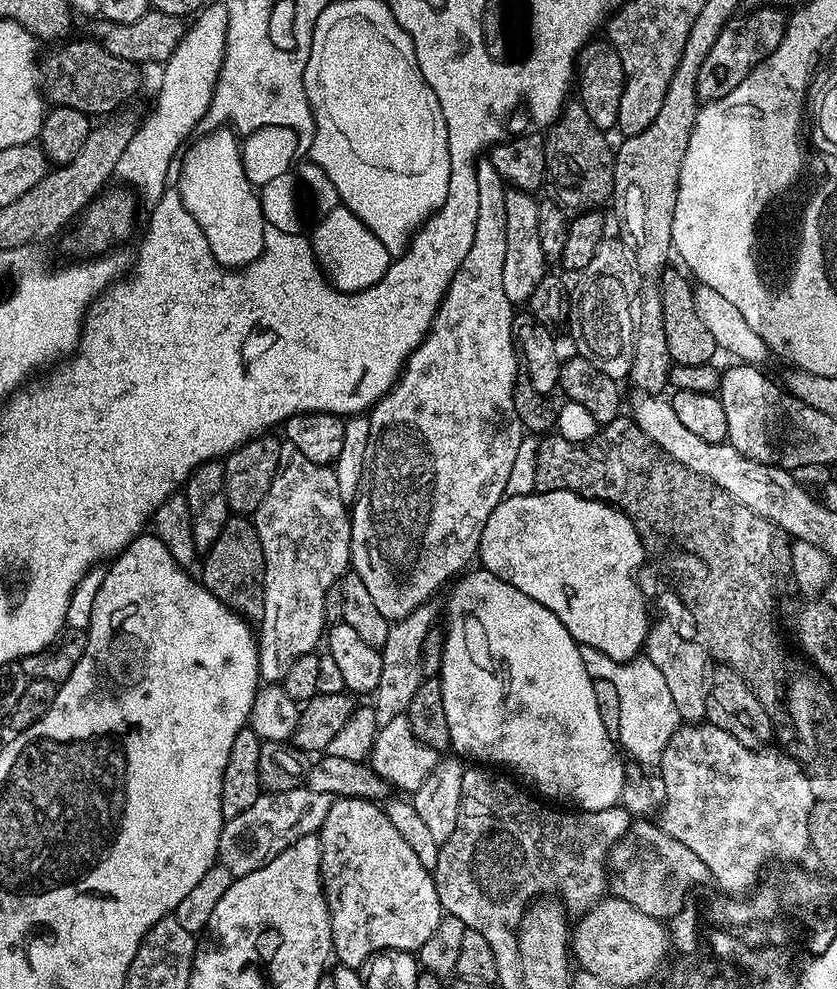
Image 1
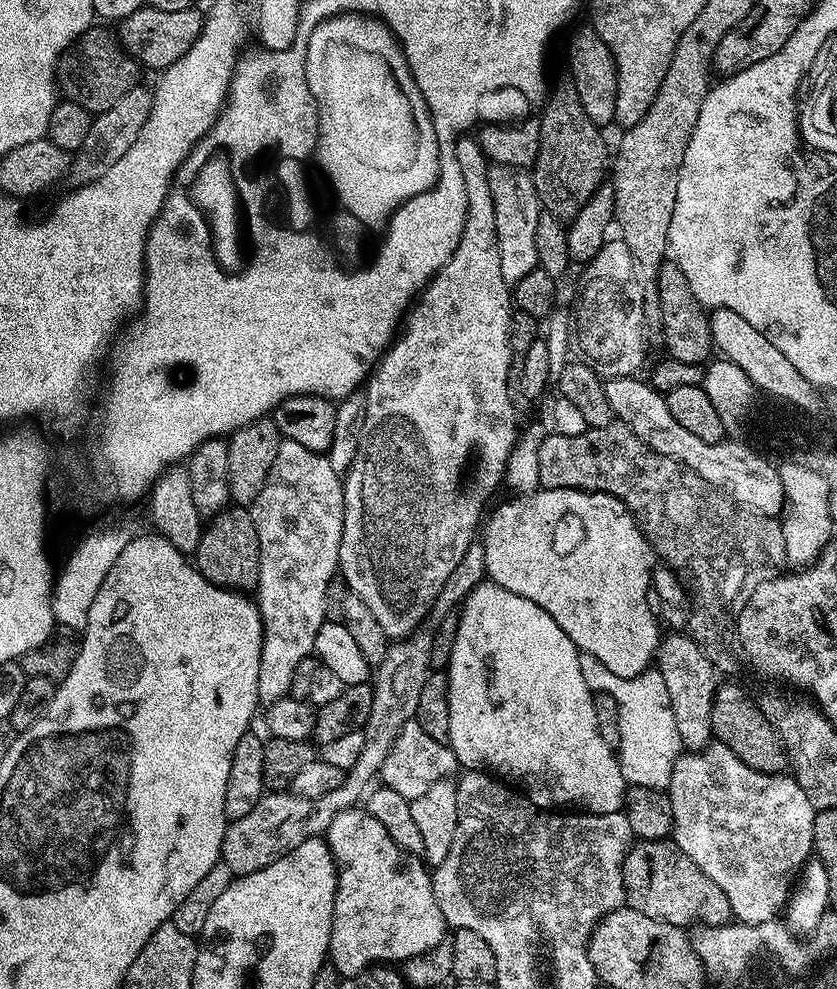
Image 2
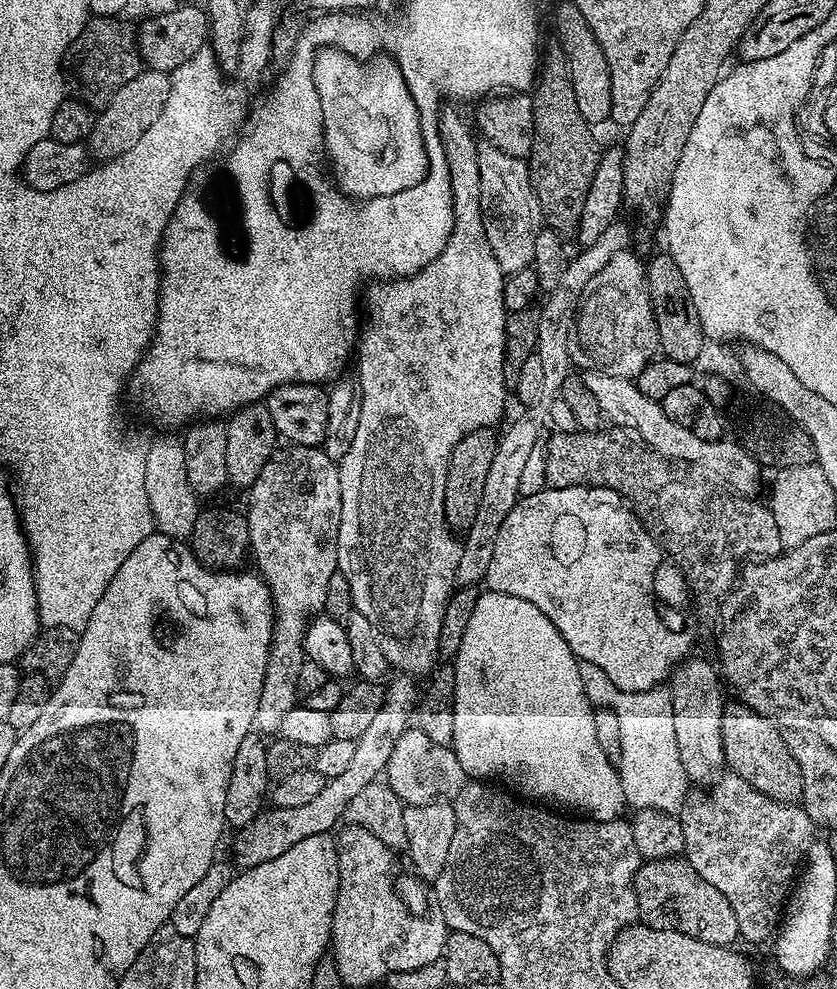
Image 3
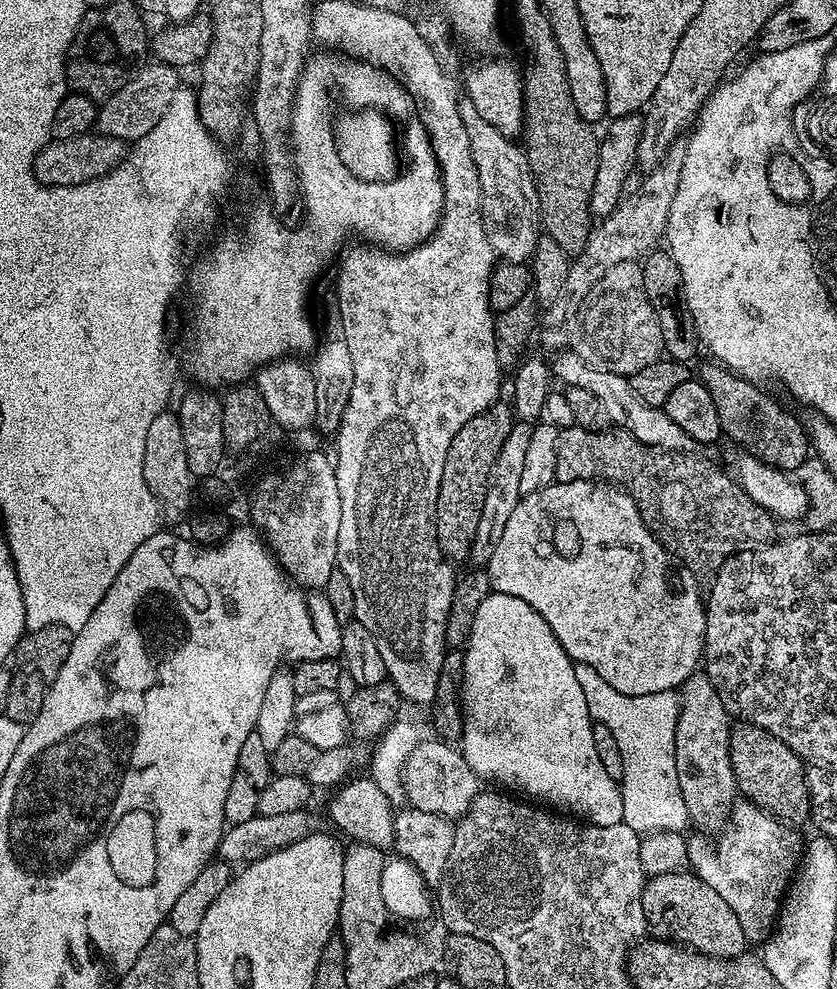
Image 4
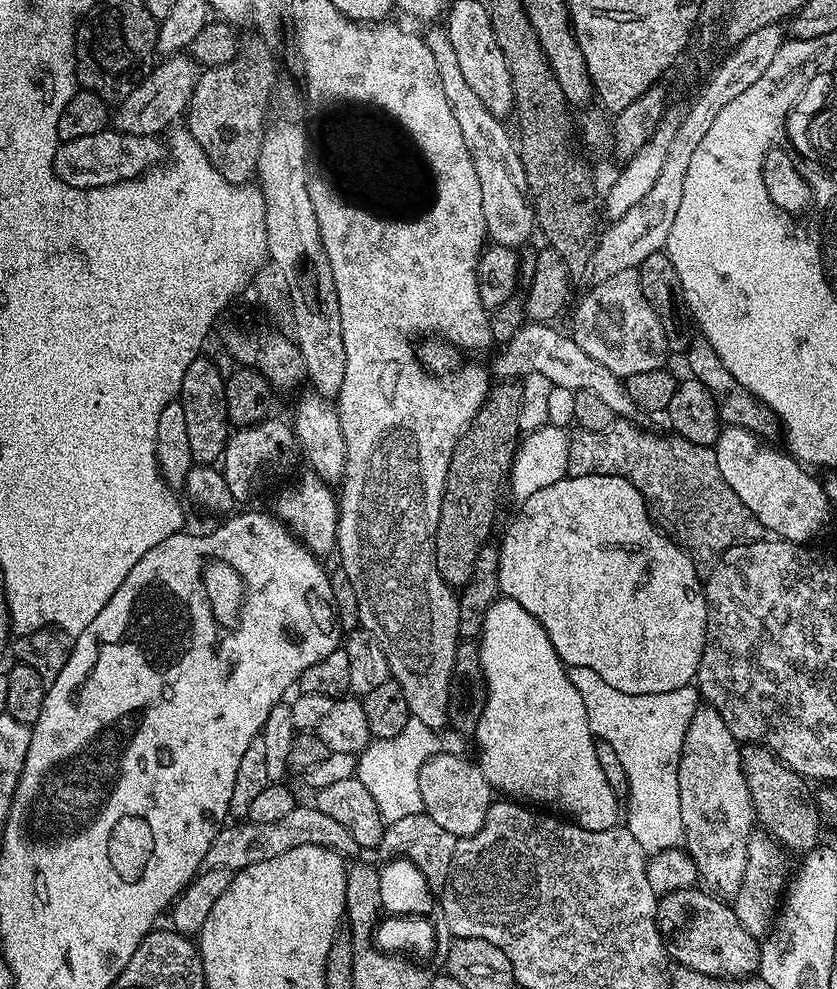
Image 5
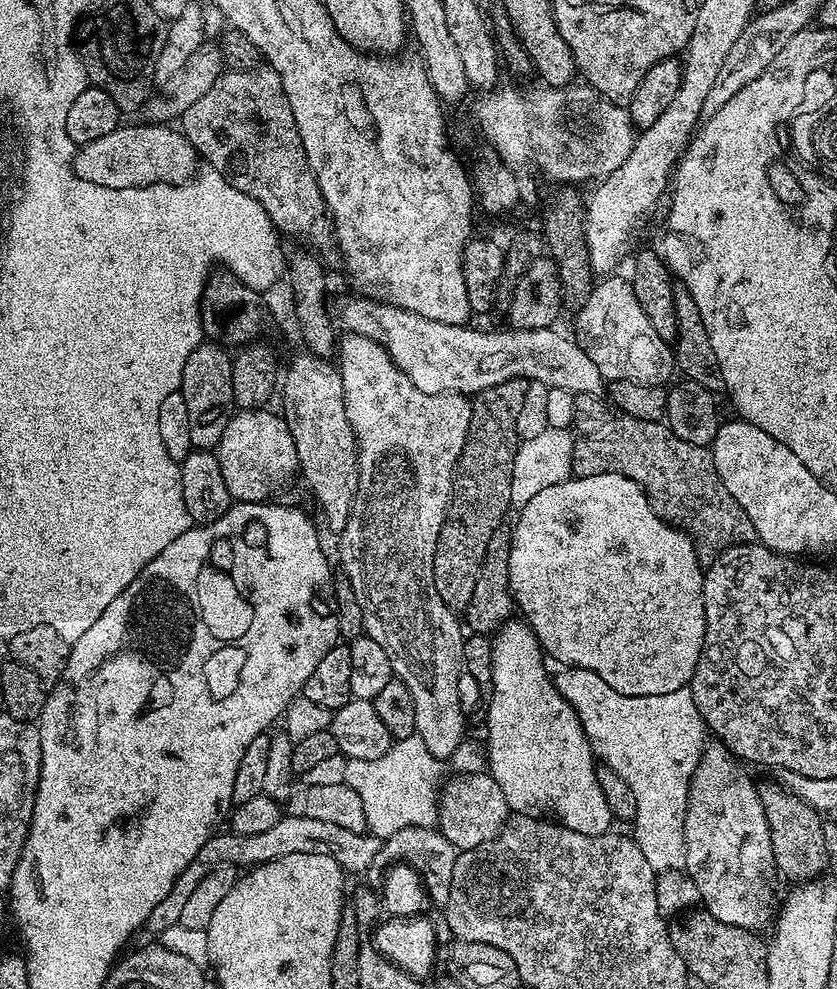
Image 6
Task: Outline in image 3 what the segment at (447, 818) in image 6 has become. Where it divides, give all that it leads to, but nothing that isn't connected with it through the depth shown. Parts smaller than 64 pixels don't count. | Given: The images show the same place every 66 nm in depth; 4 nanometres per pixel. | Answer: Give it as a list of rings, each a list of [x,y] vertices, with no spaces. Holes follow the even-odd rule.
[[[410,726],[398,738],[390,754],[386,769],[386,782],[398,794],[406,806],[409,804],[430,804],[440,798],[452,798],[464,787],[466,777],[455,752],[447,744],[439,744],[426,738],[418,726]]]

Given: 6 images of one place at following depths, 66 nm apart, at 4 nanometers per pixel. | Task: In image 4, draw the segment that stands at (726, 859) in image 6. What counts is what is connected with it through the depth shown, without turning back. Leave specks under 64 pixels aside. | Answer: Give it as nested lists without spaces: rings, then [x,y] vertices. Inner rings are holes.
[[[697,670],[678,689],[680,714],[675,728],[675,769],[678,786],[686,803],[691,825],[698,830],[721,831],[729,821],[731,805],[735,803],[738,789],[734,778],[733,764],[730,762],[729,734],[732,720],[718,698],[718,690]]]

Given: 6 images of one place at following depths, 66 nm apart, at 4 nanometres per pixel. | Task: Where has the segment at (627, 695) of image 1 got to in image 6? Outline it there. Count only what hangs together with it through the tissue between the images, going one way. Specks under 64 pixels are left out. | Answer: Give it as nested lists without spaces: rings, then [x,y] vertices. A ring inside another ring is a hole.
[[[581,668],[567,669],[568,675],[568,692],[566,688],[566,699],[571,704],[573,710],[578,714],[580,724],[584,728],[584,733],[588,739],[589,746],[592,747],[592,754],[597,761],[606,766],[610,766],[610,770],[614,770],[614,774],[618,774],[618,778],[623,778],[626,786],[630,786],[630,790],[634,790],[634,802],[636,803],[636,819],[634,821],[634,839],[639,850],[646,857],[652,870],[656,873],[681,871],[684,869],[686,862],[686,846],[684,838],[684,818],[685,810],[687,810],[688,787],[691,786],[692,775],[695,774],[695,768],[699,764],[700,756],[704,752],[706,745],[706,725],[704,720],[698,714],[698,706],[694,706],[694,694],[691,687],[682,690],[673,690],[670,694],[654,694],[653,696],[627,696],[626,694],[618,694],[618,690],[614,690],[606,682],[602,682],[602,678],[598,678],[598,674],[594,674],[594,670],[582,670]]]

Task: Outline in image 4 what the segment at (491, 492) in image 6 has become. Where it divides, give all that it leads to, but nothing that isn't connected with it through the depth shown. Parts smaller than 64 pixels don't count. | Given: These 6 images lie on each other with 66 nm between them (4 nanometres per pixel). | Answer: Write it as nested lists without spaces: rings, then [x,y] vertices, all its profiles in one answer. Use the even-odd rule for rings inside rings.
[[[497,402],[482,414],[470,418],[450,442],[446,450],[446,466],[442,466],[442,482],[438,486],[438,506],[436,507],[436,537],[444,559],[449,562],[467,561],[468,551],[477,531],[485,501],[490,470],[498,456],[502,444],[509,437],[514,423],[512,405]]]

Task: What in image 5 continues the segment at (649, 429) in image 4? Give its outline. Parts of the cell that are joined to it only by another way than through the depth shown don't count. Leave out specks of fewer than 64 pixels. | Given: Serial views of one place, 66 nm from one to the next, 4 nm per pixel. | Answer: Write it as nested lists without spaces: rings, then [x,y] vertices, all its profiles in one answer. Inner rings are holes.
[[[528,322],[518,329],[514,336],[501,345],[501,350],[490,363],[495,377],[514,380],[532,373],[543,374],[549,378],[553,387],[563,386],[572,391],[586,391],[594,394],[612,411],[613,417],[632,418],[638,409],[634,398],[626,390],[624,380],[616,376],[602,362],[594,362],[588,354],[567,333],[560,333],[553,325],[544,322]]]

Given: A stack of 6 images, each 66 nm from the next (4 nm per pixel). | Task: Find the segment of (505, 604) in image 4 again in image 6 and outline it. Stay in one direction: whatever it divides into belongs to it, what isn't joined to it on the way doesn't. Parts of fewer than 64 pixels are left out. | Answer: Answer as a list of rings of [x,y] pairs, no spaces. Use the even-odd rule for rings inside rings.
[[[509,618],[496,628],[491,637],[492,646],[492,685],[490,687],[490,699],[486,704],[486,715],[488,714],[488,738],[486,737],[487,749],[487,771],[502,786],[502,794],[506,794],[506,802],[513,813],[537,818],[547,818],[555,823],[561,824],[564,828],[574,830],[578,834],[590,834],[591,836],[601,836],[604,832],[613,827],[614,817],[610,810],[610,805],[606,803],[606,794],[602,794],[602,786],[598,786],[596,777],[597,759],[592,754],[592,747],[588,744],[588,739],[584,733],[584,728],[580,724],[578,714],[573,710],[571,704],[558,689],[552,685],[552,680],[548,677],[546,657],[540,647],[538,638],[533,634],[532,629],[520,618]]]

